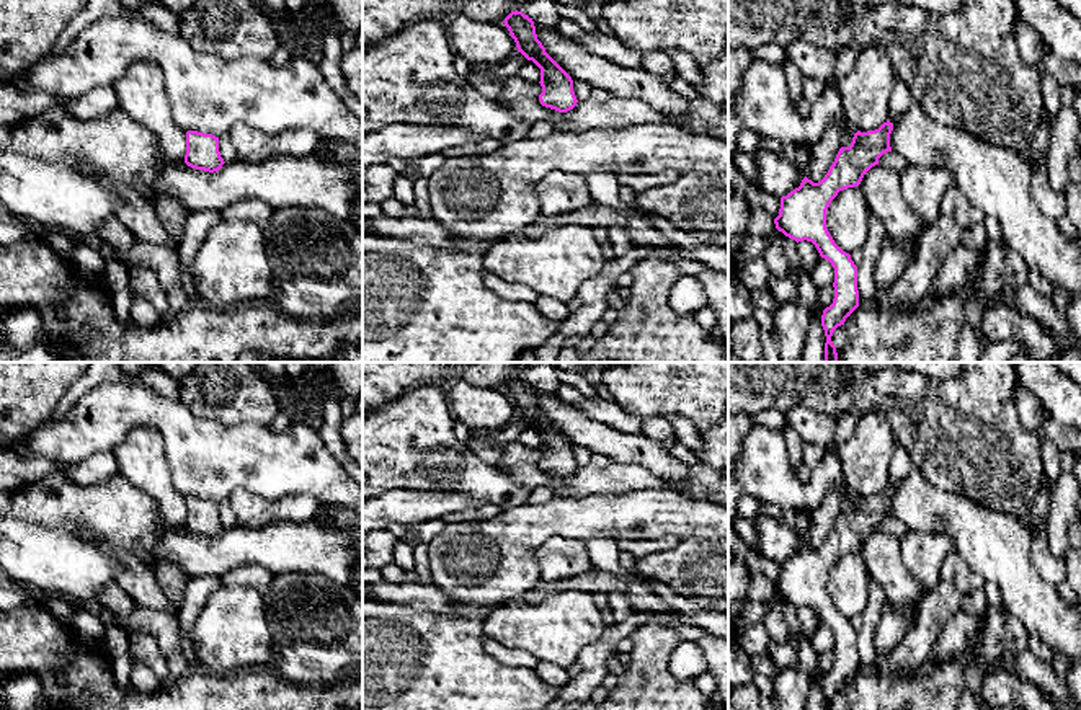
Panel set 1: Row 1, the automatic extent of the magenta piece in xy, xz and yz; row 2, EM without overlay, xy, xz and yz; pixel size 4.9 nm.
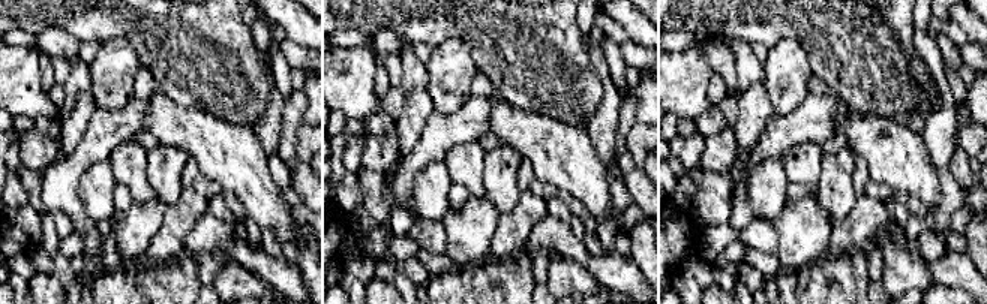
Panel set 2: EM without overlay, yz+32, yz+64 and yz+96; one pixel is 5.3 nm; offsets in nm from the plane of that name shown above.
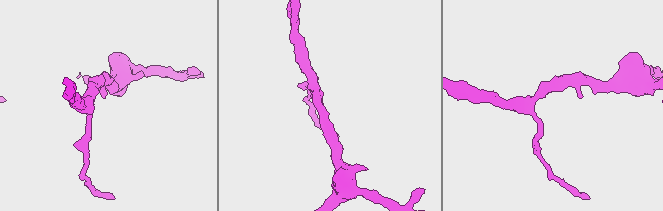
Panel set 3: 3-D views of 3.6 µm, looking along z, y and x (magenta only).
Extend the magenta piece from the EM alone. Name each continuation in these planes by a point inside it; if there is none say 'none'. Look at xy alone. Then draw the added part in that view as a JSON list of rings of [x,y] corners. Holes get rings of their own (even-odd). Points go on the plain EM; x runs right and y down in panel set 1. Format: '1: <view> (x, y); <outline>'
none

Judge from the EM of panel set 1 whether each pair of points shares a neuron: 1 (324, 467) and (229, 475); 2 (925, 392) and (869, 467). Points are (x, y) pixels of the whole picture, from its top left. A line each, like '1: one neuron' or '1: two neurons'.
1: one neuron
2: two neurons

